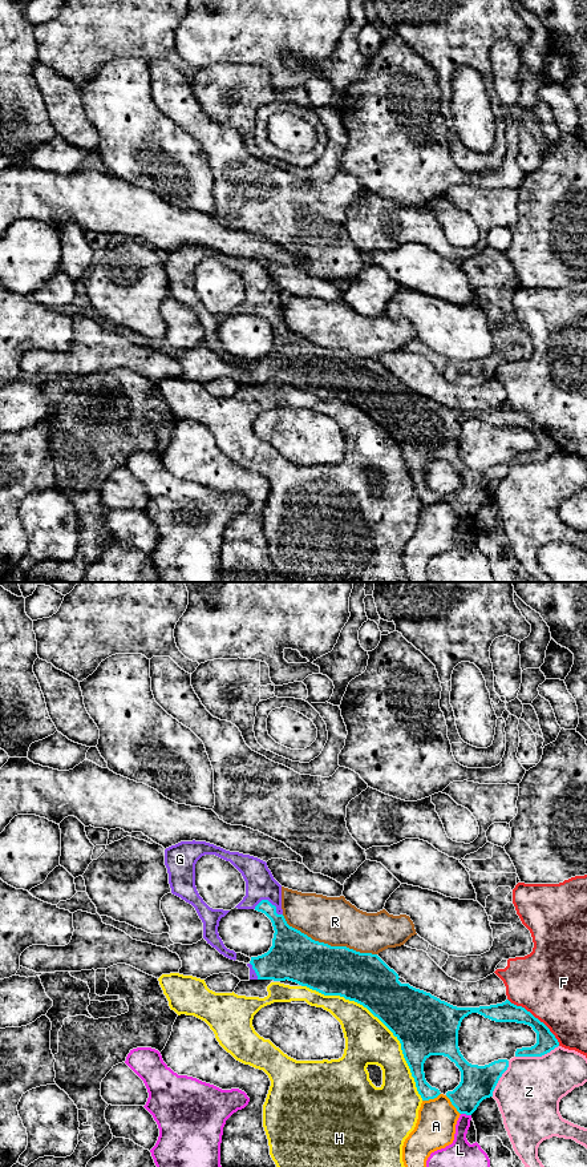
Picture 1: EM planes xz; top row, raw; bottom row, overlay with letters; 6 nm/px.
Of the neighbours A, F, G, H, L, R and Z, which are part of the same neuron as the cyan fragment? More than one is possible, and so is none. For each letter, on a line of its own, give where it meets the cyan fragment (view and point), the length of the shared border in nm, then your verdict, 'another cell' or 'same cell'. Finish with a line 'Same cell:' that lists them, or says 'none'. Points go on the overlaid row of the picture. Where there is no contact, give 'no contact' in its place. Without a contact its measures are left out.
A: xz (452, 1103) | 150 nm | another cell
F: xz (537, 1018) | 420 nm | another cell
G: xz (268, 901) | 180 nm | same cell
H: xz (380, 1020) | 1000 nm | another cell
L: xz (466, 1114) | 70 nm | another cell
R: xz (327, 944) | 600 nm | another cell
Z: xz (537, 1056) | 280 nm | another cell
Same cell: G

